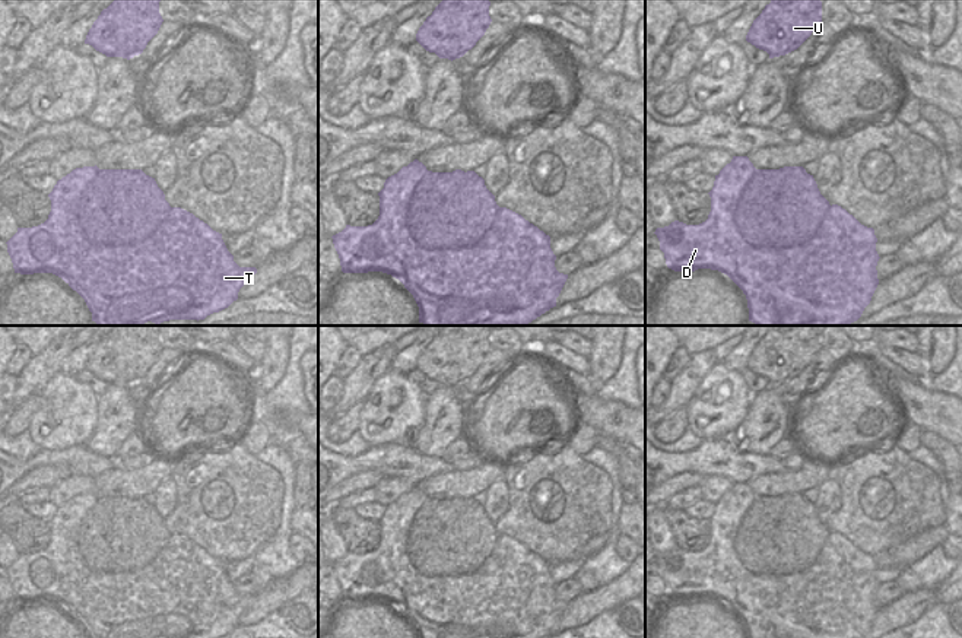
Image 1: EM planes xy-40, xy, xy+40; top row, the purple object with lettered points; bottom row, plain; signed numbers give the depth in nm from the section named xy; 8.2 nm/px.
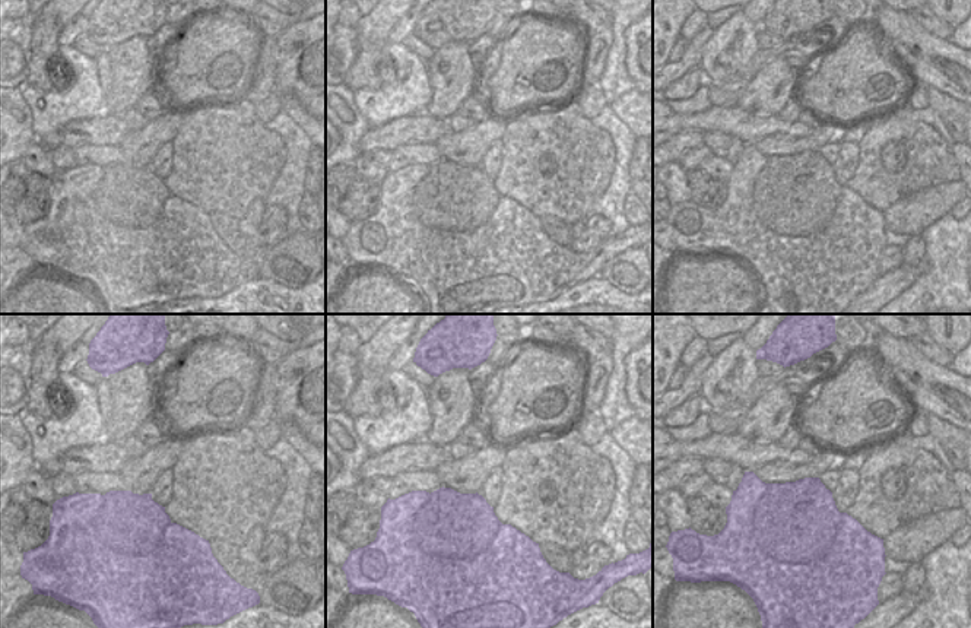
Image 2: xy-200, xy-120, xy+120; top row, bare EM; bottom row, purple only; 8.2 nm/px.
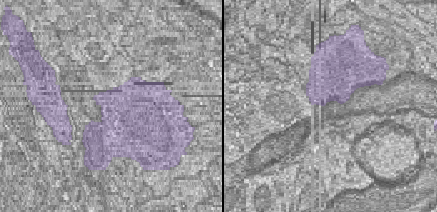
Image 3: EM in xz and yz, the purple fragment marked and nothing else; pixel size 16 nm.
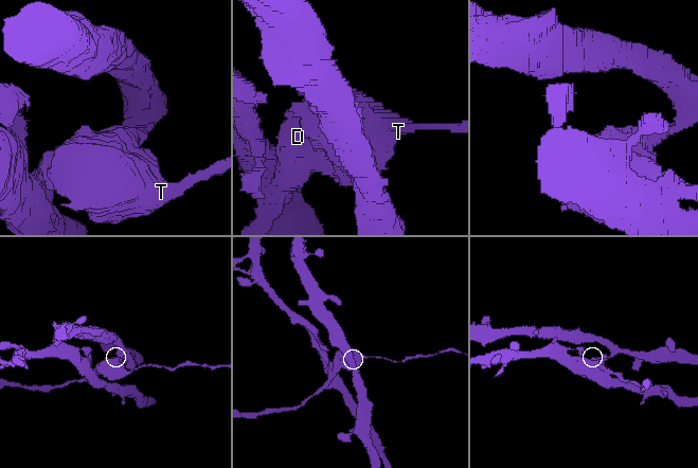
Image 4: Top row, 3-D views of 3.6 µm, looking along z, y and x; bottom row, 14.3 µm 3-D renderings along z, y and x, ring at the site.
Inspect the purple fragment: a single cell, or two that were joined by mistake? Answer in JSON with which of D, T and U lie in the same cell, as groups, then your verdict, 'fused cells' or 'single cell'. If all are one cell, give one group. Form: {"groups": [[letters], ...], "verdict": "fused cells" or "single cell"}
{"groups": [["D", "T"], ["U"]], "verdict": "fused cells"}

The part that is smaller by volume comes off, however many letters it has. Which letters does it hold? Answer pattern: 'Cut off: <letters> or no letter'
Cut off: D, T

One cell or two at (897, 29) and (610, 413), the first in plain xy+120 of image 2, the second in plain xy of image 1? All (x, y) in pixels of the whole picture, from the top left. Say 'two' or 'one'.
one

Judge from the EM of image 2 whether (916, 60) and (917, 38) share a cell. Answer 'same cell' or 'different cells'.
same cell

